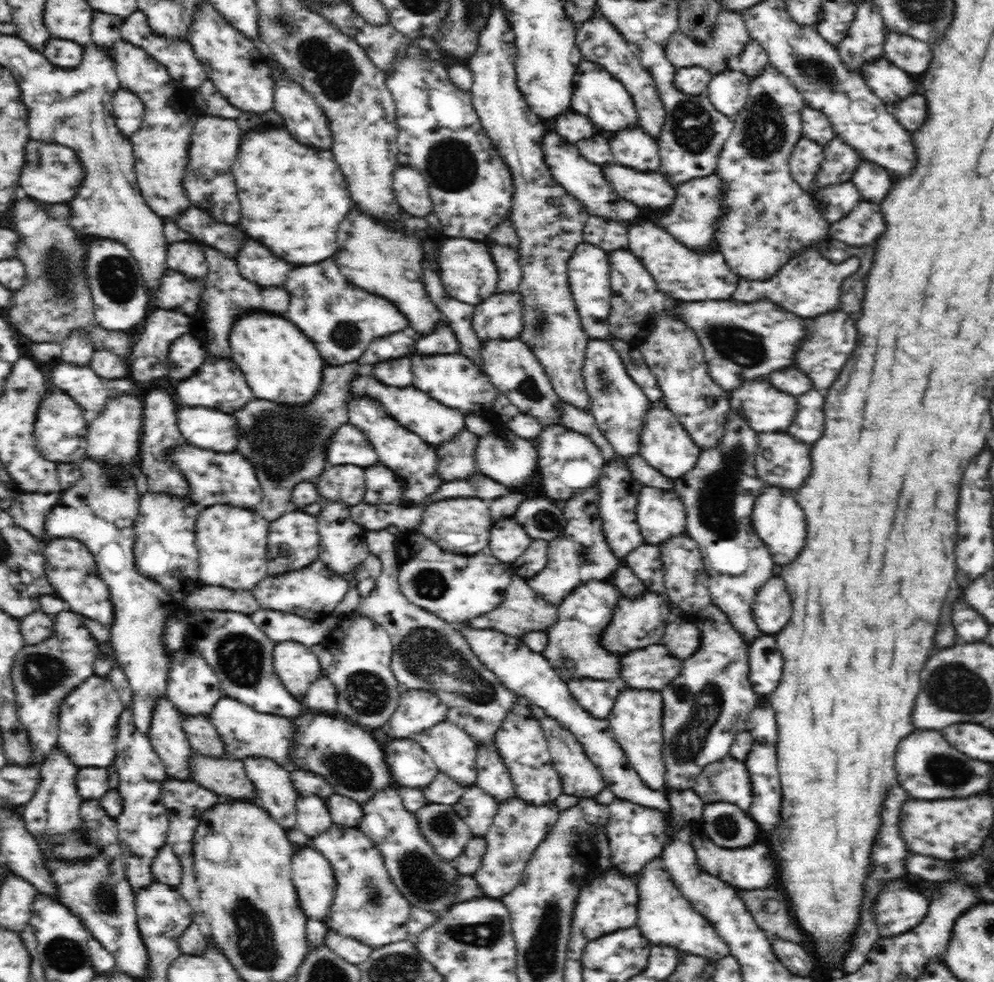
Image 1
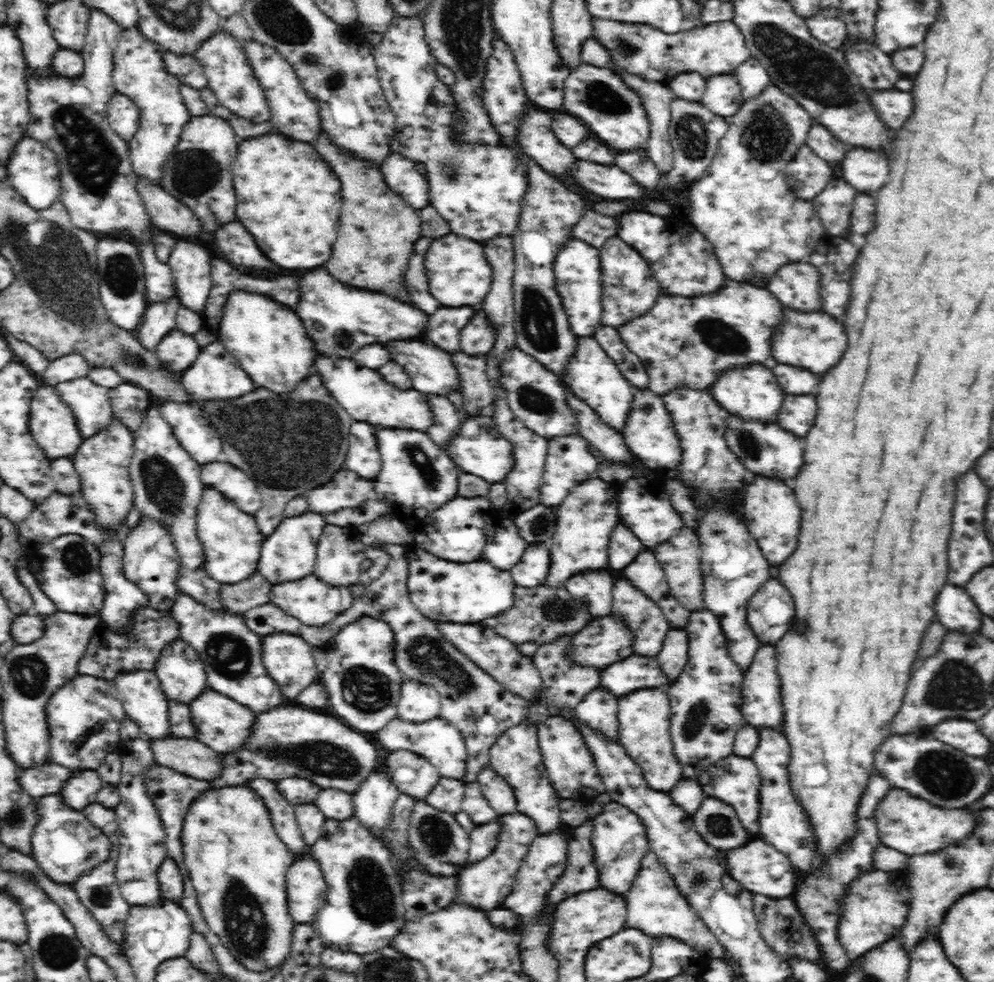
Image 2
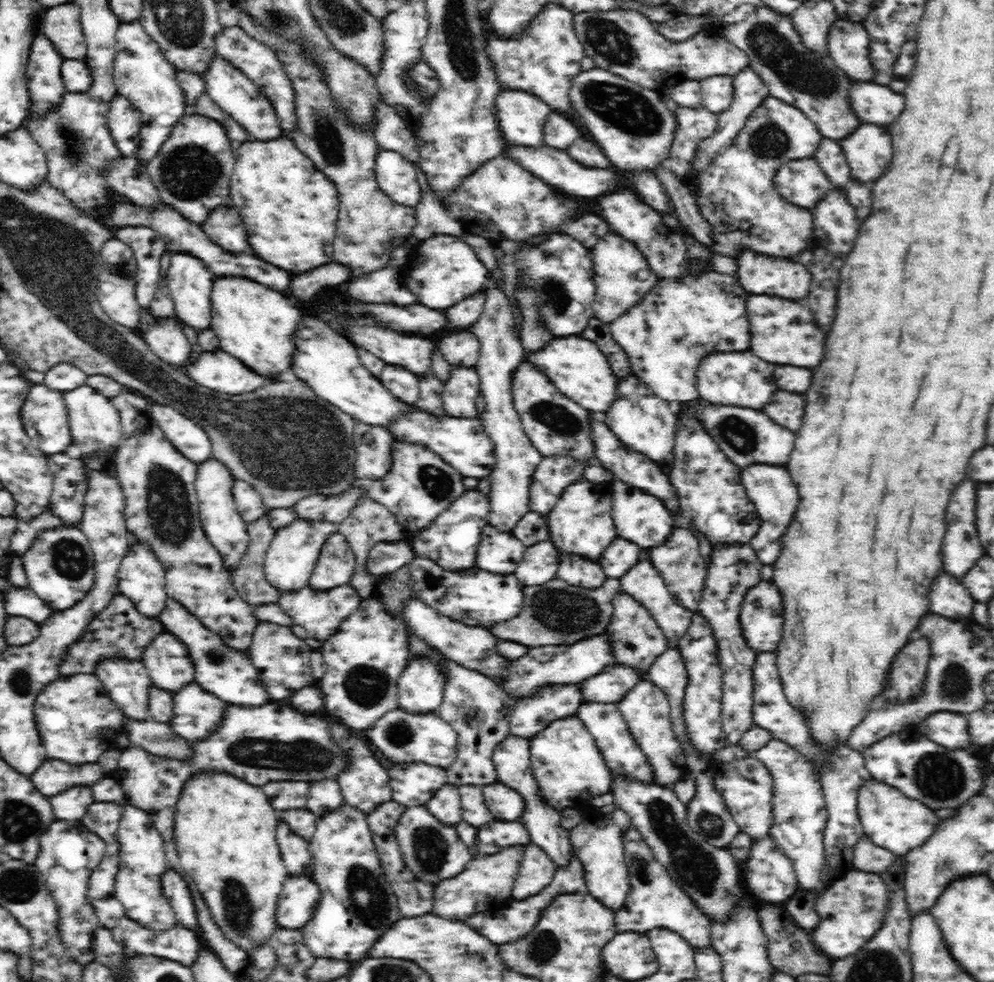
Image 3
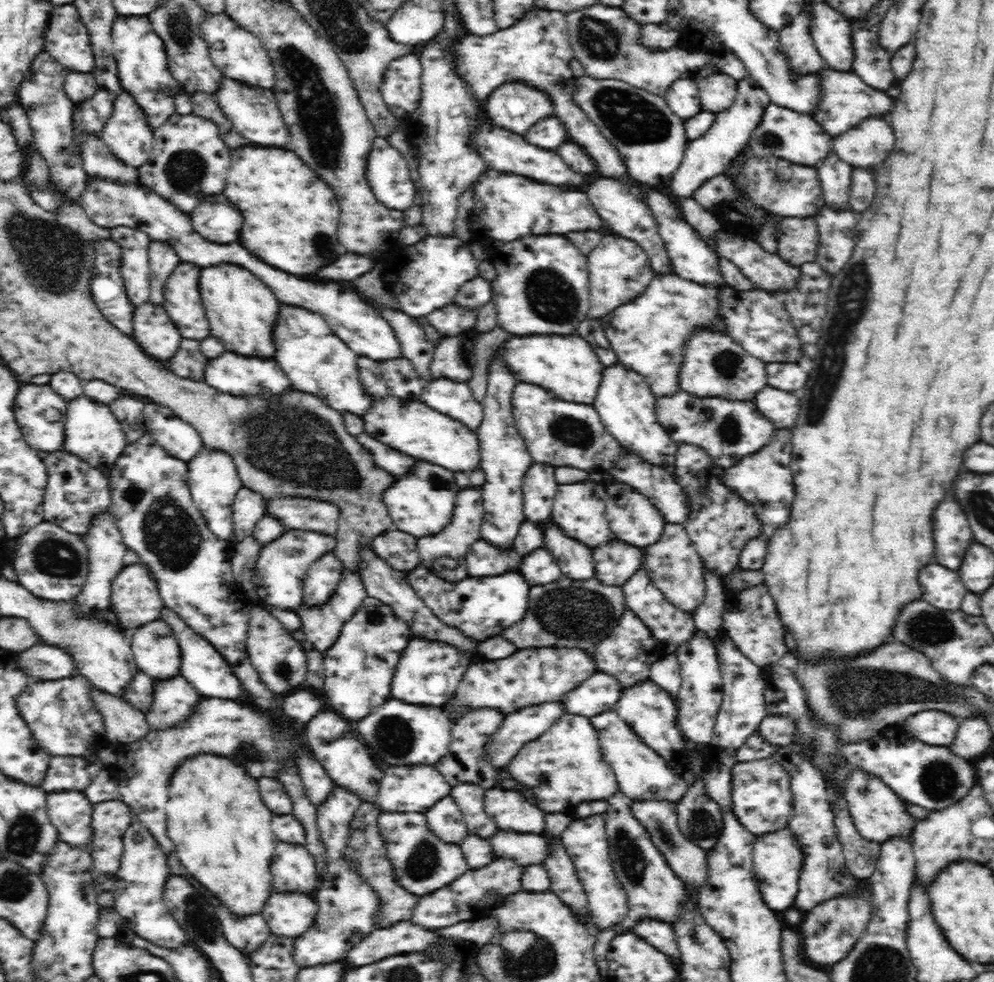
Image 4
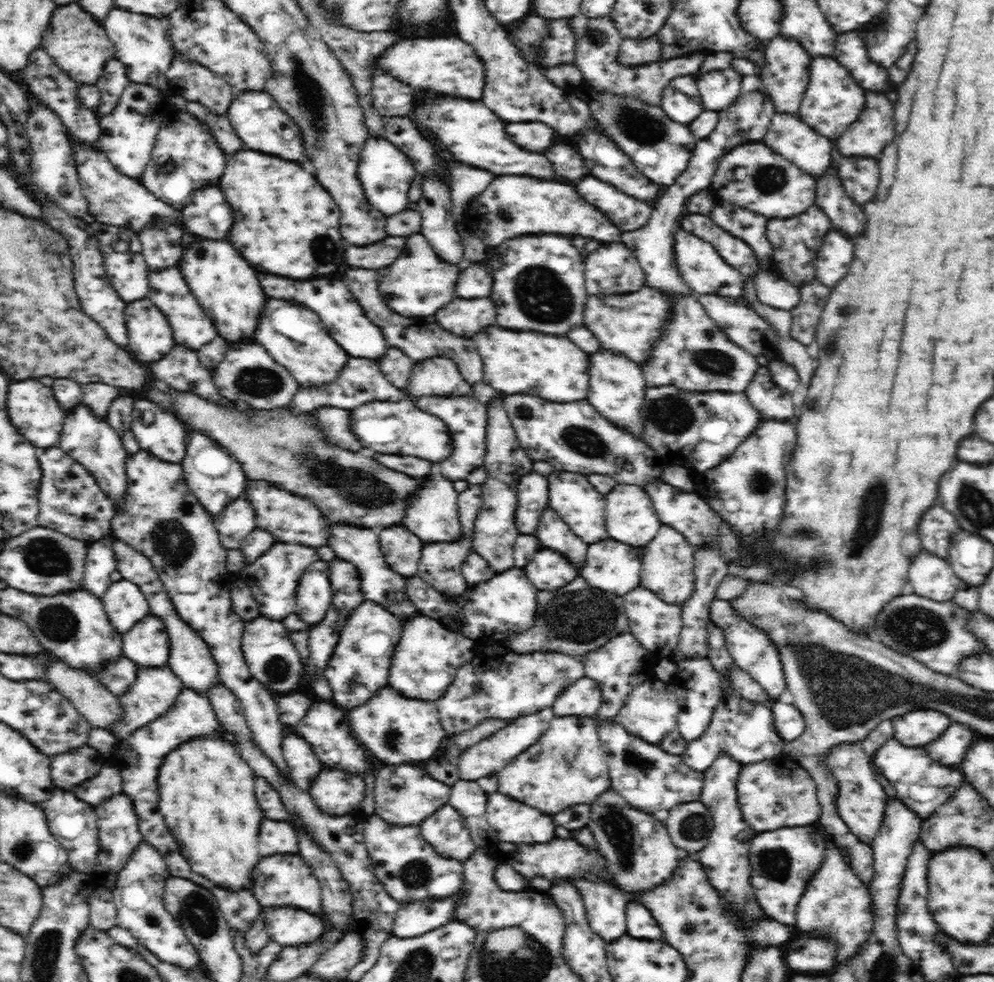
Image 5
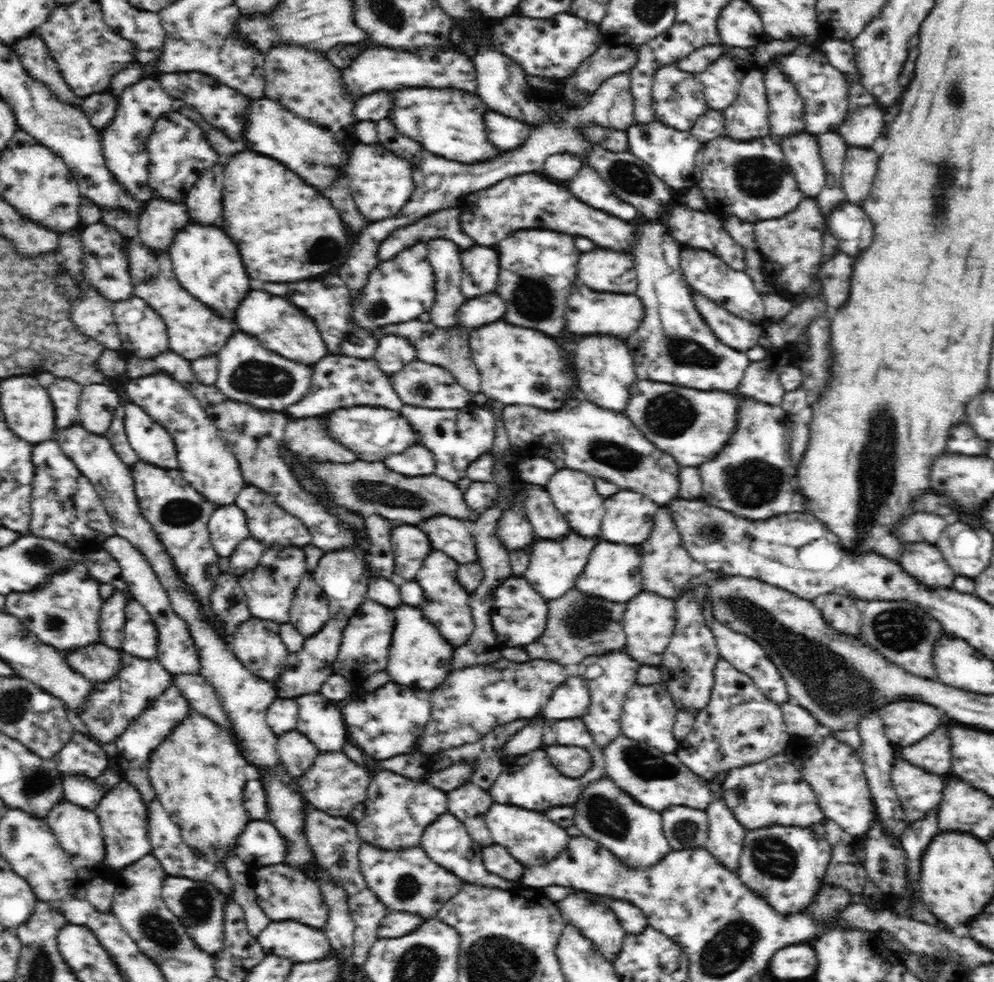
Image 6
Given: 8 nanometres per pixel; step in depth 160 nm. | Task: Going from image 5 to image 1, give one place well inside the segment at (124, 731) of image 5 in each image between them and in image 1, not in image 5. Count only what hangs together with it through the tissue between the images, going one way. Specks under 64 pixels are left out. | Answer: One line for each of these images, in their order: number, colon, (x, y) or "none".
1: (245, 732)
2: (221, 723)
3: (195, 713)
4: (173, 700)

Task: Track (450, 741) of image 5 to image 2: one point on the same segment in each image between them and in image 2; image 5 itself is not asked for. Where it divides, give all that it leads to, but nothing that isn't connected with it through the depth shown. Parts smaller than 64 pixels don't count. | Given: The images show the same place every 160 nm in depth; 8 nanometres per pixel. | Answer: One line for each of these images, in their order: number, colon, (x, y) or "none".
2: (478, 706)
3: (479, 710)
4: (466, 762)

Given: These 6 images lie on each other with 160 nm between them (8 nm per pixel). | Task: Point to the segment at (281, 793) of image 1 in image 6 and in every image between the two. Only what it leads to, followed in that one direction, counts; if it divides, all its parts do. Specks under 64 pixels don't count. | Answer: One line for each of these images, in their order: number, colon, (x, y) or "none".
2: (282, 813)
3: (296, 850)
4: (293, 870)
5: (282, 879)
6: (284, 893)

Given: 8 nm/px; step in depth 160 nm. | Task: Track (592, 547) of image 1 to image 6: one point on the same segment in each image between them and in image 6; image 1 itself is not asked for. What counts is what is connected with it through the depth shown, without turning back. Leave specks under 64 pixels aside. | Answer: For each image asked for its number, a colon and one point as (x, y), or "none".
2: (585, 519)
3: (580, 523)
4: (579, 509)
5: (577, 502)
6: (574, 494)

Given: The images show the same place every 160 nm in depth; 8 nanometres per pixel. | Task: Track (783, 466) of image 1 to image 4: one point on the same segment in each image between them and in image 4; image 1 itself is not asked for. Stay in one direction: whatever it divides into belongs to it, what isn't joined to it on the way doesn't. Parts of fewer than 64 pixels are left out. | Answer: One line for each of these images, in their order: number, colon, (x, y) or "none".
2: (770, 450)
3: (747, 437)
4: (728, 431)

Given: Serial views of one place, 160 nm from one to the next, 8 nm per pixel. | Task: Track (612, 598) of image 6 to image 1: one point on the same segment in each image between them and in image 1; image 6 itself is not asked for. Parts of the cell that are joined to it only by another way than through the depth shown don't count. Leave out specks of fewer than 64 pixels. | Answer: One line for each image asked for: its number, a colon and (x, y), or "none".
1: (617, 488)
2: (623, 547)
3: (619, 557)
4: (616, 561)
5: (610, 566)

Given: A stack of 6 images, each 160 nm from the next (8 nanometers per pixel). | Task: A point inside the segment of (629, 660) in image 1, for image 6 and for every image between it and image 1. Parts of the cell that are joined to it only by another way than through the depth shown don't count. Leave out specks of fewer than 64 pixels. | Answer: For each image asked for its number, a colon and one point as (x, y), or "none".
2: (635, 672)
3: (610, 686)
4: (600, 692)
5: (583, 698)
6: (571, 700)

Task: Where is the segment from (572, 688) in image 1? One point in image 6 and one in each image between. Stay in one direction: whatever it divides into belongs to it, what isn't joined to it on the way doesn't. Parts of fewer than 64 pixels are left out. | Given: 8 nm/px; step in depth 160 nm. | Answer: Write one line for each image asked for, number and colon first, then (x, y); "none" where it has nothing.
2: (598, 709)
3: (619, 751)
4: (641, 774)
5: (650, 779)
6: (656, 780)

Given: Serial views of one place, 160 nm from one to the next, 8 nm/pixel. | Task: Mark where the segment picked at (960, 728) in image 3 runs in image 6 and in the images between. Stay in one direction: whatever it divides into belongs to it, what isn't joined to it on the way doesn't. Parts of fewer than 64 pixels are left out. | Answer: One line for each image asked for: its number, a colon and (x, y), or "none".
4: (936, 728)
5: (918, 728)
6: (905, 722)

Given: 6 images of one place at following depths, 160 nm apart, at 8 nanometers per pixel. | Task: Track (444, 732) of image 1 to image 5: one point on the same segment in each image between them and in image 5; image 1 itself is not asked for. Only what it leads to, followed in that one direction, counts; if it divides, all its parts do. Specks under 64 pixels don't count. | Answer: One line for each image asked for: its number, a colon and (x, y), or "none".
2: (441, 743)
3: (405, 738)
4: (400, 733)
5: (397, 729)

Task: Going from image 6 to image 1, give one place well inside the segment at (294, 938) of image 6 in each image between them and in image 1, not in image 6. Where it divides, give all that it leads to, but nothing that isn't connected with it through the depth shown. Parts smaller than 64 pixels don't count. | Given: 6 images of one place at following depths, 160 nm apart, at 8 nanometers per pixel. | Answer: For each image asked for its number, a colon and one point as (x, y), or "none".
1: (313, 875)
2: (306, 889)
3: (300, 895)
4: (289, 915)
5: (289, 927)

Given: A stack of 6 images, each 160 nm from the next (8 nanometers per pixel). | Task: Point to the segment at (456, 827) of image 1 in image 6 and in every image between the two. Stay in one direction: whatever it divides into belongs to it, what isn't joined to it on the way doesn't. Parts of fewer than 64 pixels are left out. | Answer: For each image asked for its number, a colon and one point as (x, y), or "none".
2: (440, 845)
3: (434, 852)
4: (422, 863)
5: (409, 869)
6: (408, 880)

